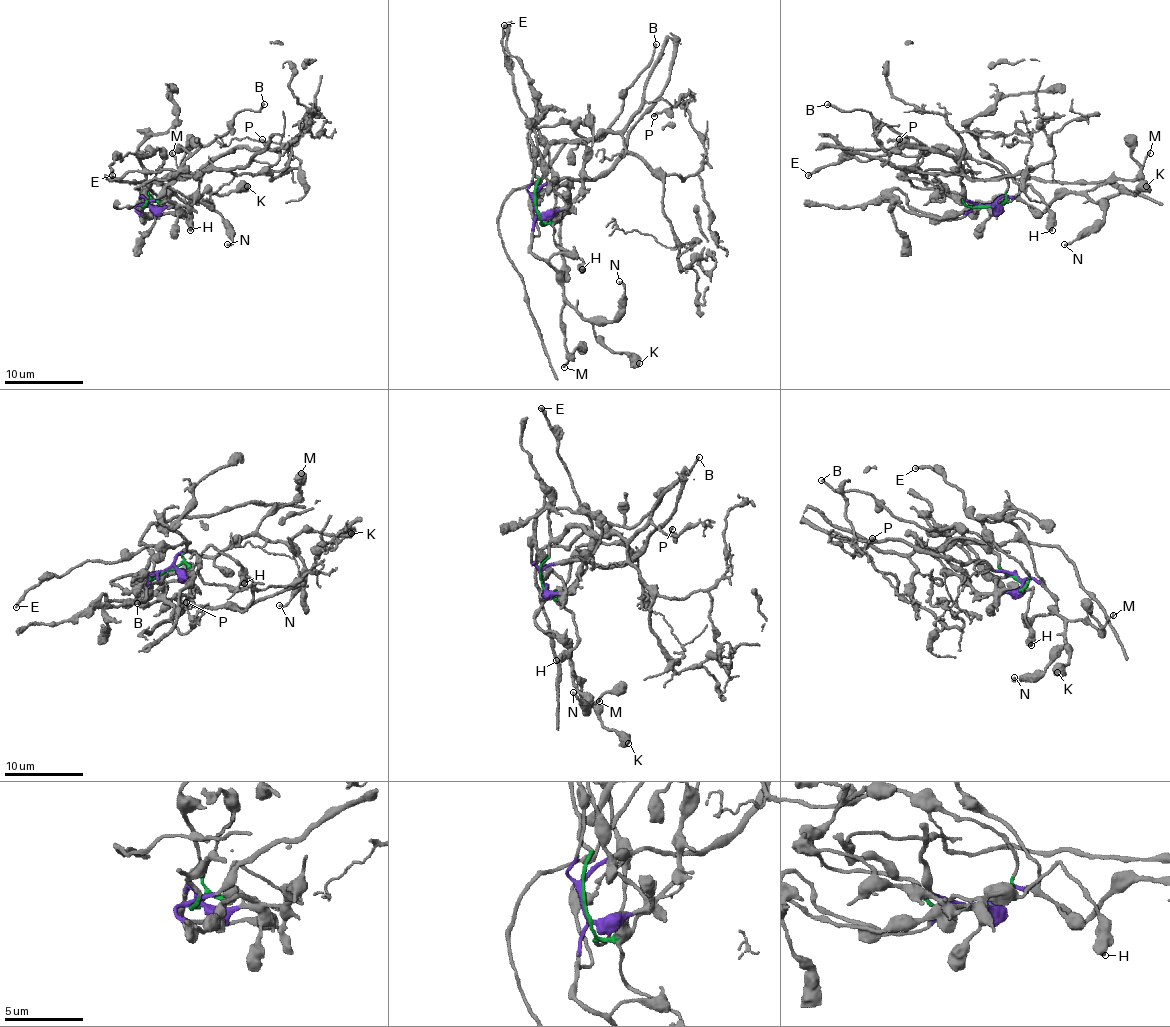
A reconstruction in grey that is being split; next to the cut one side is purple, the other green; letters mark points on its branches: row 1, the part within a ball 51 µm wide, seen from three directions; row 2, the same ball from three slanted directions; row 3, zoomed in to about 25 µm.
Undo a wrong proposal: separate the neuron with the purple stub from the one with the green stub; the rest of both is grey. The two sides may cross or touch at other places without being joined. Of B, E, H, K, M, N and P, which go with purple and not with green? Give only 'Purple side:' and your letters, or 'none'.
Purple side: K, M, N

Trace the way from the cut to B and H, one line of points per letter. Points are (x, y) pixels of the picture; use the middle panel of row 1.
B: (536, 205), (528, 134), (569, 124), (579, 136), (599, 140), (656, 44)
H: (536, 205), (540, 218), (554, 228), (554, 240), (583, 261), (581, 269)

